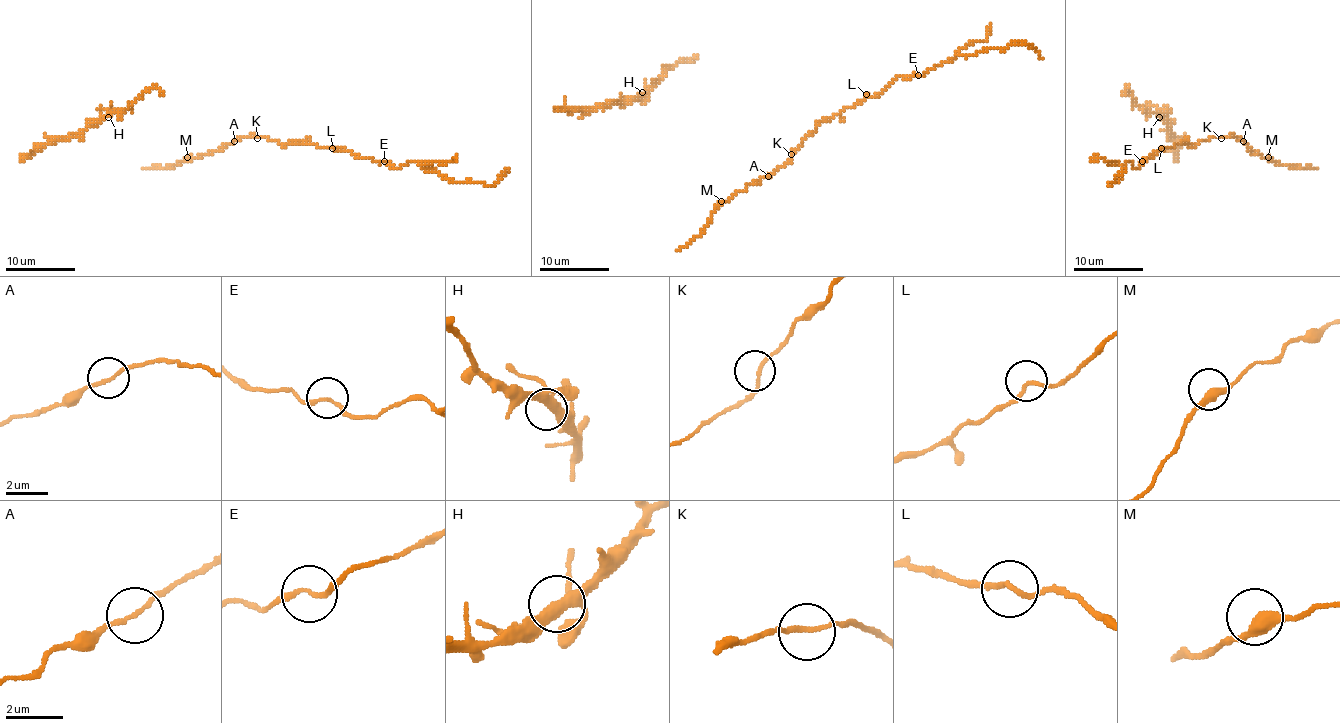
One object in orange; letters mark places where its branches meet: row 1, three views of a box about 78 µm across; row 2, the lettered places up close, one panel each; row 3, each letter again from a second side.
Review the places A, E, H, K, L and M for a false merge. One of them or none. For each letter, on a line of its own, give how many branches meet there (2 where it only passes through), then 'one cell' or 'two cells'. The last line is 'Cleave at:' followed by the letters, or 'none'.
A: branches 2; one cell
E: branches 2; two cells
H: branches 2; one cell
K: branches 2; one cell
L: branches 2; one cell
M: branches 2; one cell
Cleave at: E

